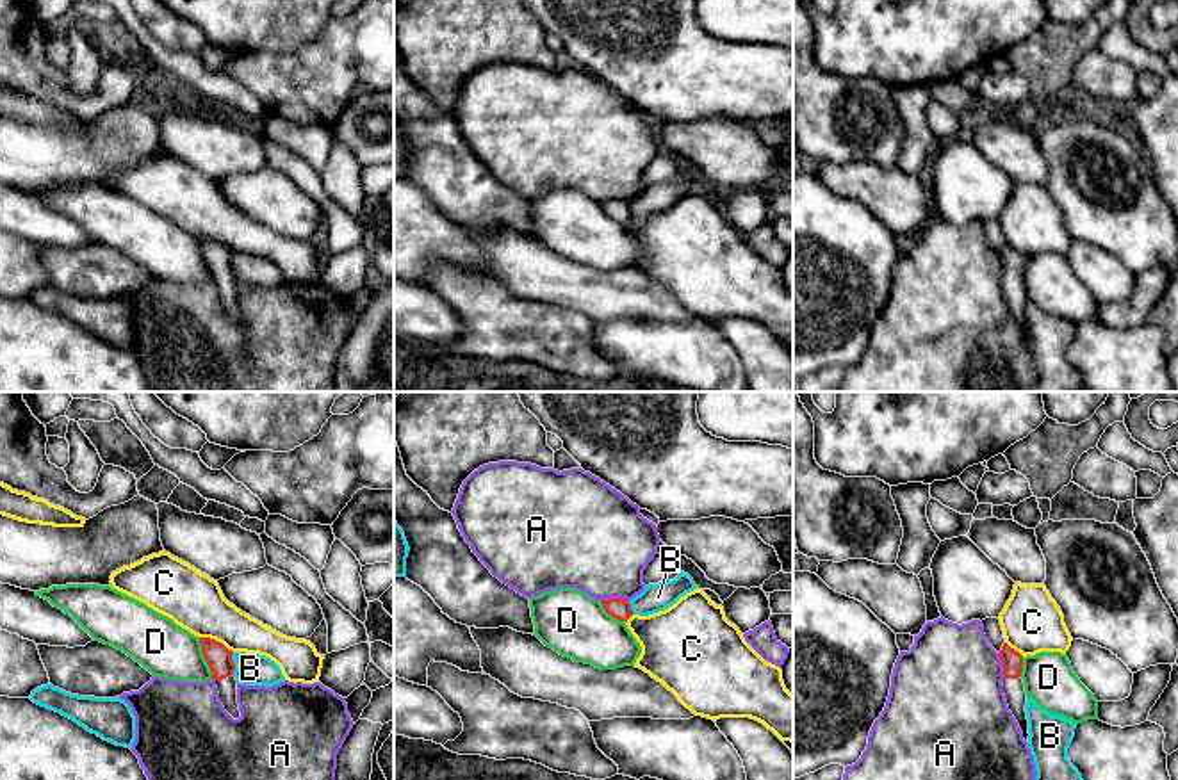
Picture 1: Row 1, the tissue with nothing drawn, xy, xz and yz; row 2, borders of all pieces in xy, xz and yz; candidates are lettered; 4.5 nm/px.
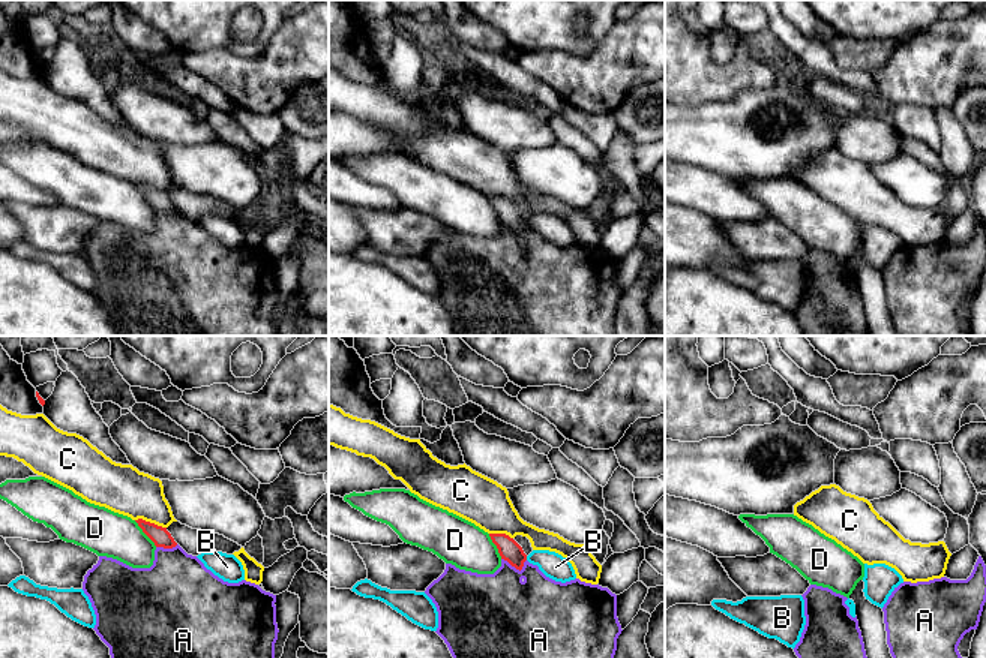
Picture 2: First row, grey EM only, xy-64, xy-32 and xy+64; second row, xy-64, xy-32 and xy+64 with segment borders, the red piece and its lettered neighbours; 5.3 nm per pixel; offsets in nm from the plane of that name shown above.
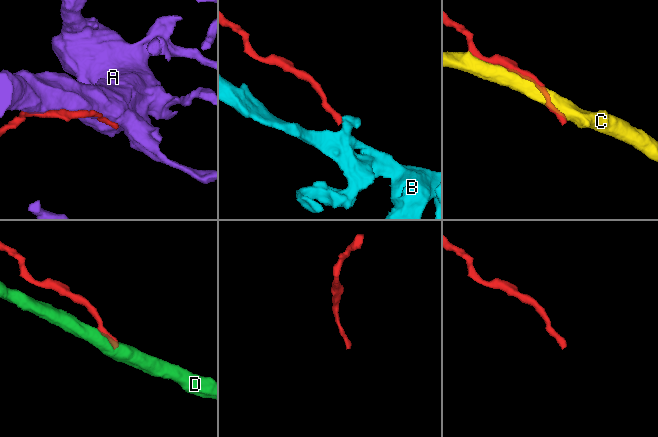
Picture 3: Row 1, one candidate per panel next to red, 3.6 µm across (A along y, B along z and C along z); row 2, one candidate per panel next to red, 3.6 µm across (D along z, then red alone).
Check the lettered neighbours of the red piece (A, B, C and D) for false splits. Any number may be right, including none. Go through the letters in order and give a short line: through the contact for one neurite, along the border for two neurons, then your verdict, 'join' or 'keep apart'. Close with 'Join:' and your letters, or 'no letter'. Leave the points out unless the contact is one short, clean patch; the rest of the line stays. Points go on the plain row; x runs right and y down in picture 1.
A: keep apart
B: xy (232, 253), (234, 275) | keep apart
C: keep apart
D: xy (198, 239), (202, 257), (212, 278) | keep apart
Join: no letter

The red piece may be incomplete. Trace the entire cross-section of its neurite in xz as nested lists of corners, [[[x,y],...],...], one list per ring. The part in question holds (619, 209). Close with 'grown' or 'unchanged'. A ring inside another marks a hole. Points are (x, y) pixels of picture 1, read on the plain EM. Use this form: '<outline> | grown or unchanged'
[[[608,199],[601,203],[604,212],[620,223],[627,223],[634,214],[629,201],[626,199]]] | unchanged

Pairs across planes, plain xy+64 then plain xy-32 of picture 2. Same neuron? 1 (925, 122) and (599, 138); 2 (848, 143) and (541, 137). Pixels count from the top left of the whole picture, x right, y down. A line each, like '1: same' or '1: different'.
1: same
2: same

